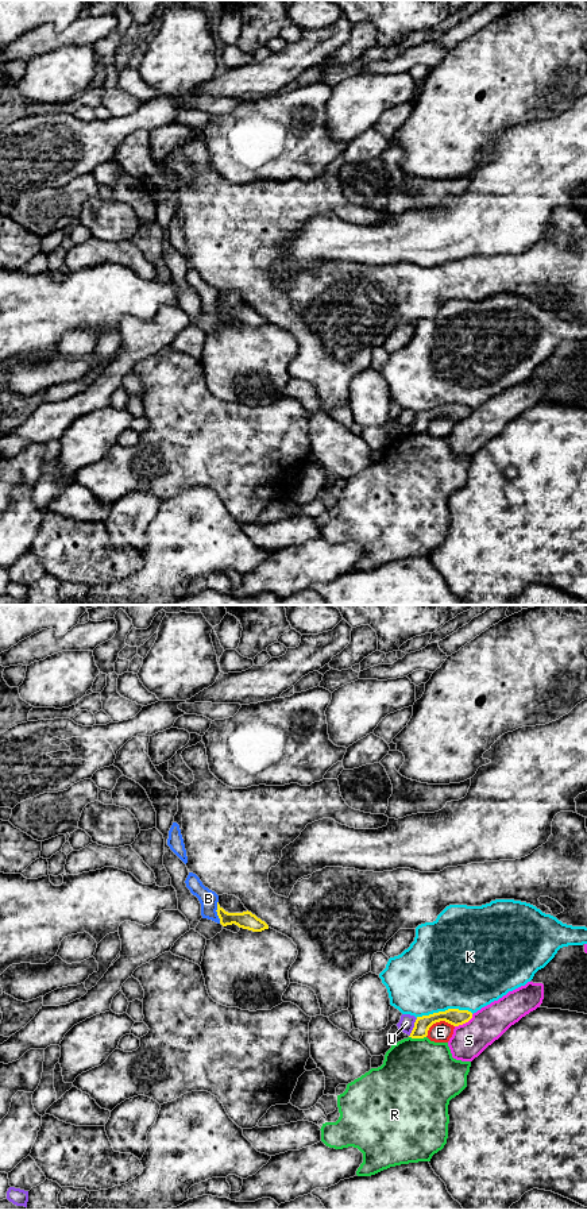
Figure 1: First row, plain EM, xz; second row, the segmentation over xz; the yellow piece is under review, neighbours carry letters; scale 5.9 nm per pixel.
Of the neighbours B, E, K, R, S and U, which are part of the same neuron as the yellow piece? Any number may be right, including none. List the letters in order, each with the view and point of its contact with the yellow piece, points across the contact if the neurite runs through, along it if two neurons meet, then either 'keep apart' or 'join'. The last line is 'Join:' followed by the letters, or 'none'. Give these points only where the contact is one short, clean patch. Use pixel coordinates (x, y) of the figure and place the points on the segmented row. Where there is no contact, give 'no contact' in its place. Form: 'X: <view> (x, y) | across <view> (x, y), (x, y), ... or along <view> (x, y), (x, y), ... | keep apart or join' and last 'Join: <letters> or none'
B: xz (217, 912) | along xz (217, 901), (216, 910), (220, 923) | keep apart
E: xz (437, 1021) | keep apart
K: xz (445, 1010) | keep apart
R: xz (417, 1037) | keep apart
S: xz (464, 1022) | keep apart
U: xz (413, 1028) | along xz (417, 1018), (409, 1036) | keep apart
Join: none

